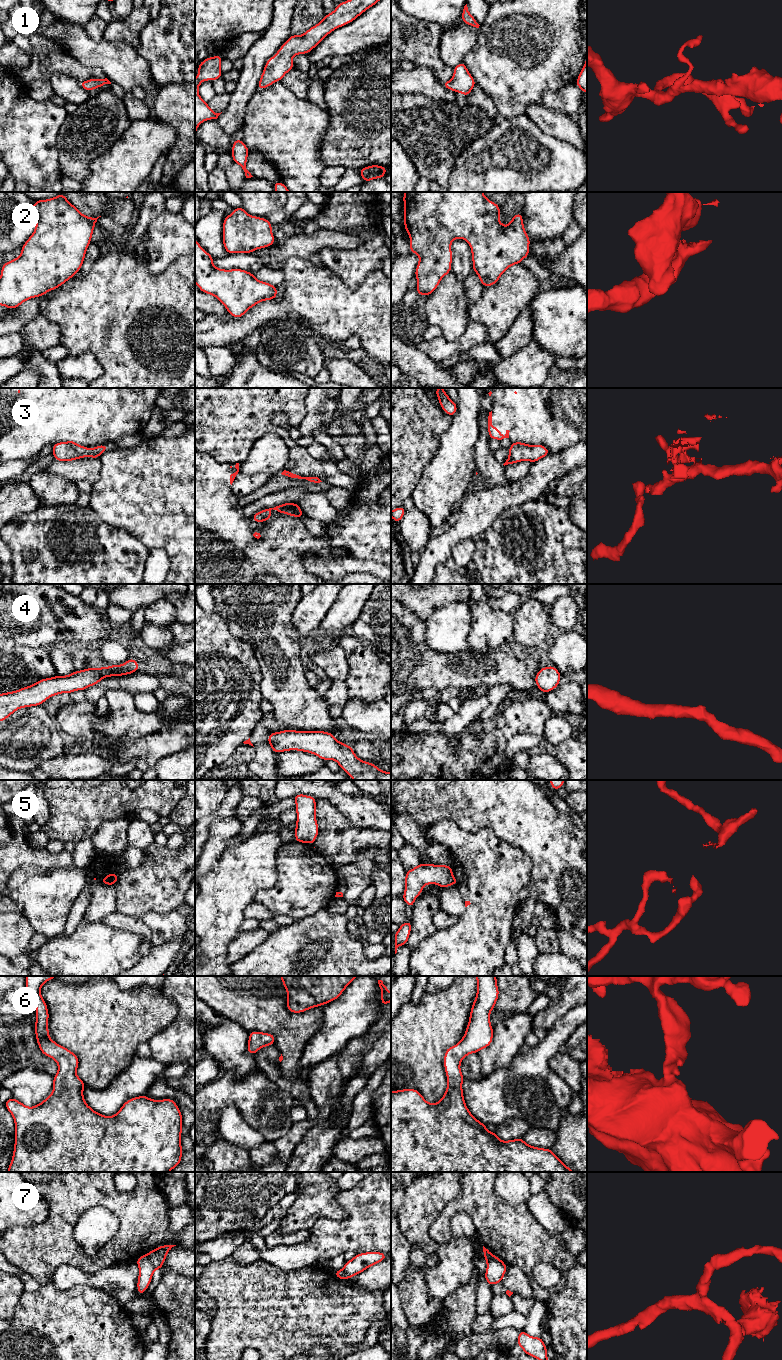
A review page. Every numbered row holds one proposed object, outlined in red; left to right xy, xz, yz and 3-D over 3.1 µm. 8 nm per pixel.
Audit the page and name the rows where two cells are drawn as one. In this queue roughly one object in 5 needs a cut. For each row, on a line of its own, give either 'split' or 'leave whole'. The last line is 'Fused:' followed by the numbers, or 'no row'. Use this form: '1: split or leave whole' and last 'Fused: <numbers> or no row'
1: leave whole
2: leave whole
3: split
4: leave whole
5: split
6: leave whole
7: split
Fused: 3, 5, 7

